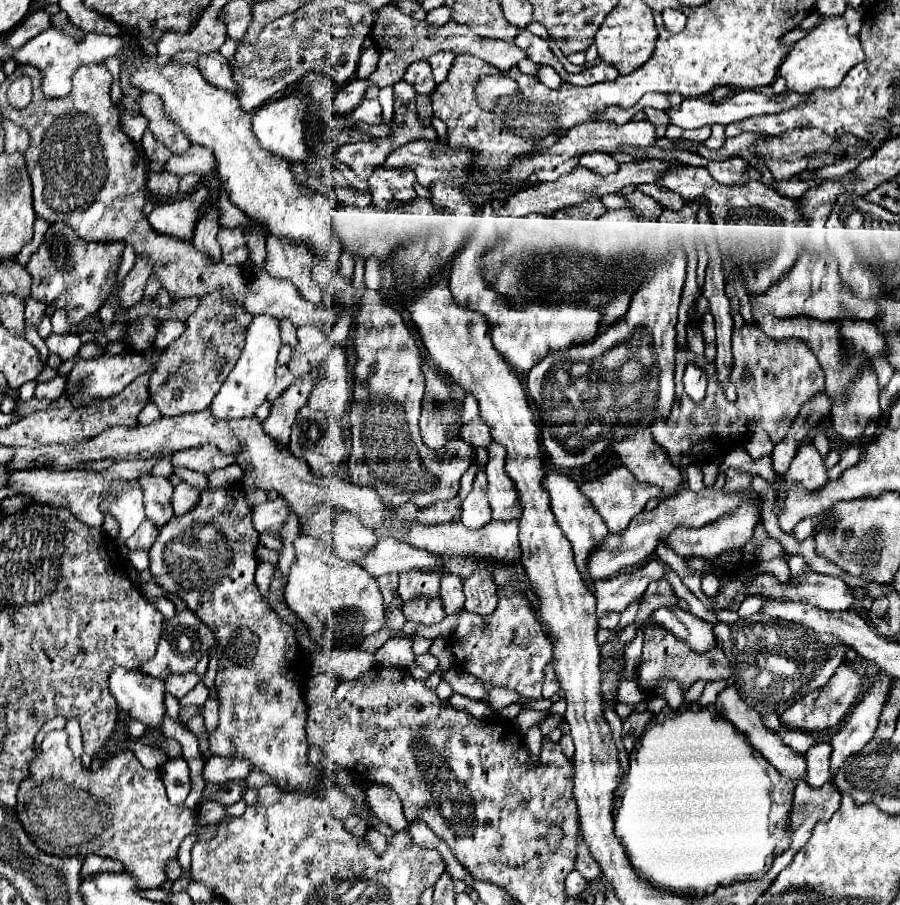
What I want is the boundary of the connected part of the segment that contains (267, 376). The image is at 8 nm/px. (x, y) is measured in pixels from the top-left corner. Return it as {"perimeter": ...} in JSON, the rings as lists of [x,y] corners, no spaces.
{"perimeter":[[[255,315],[251,327],[247,331],[245,349],[241,359],[229,373],[227,381],[221,385],[219,393],[211,403],[211,413],[215,419],[243,419],[253,417],[257,407],[267,399],[267,393],[275,385],[275,367],[277,367],[277,353],[281,347],[279,339],[279,319],[271,315]]]}

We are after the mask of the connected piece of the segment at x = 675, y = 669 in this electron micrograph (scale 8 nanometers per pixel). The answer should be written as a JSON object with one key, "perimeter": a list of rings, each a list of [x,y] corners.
{"perimeter":[[[645,627],[643,633],[645,633],[645,643],[643,643],[643,657],[637,667],[637,685],[645,695],[653,695],[655,687],[665,677],[675,679],[683,691],[687,691],[697,679],[721,681],[731,677],[731,667],[721,649],[711,651],[711,655],[695,655],[695,651],[687,647],[687,643],[679,643],[679,639],[675,639],[663,627]]]}

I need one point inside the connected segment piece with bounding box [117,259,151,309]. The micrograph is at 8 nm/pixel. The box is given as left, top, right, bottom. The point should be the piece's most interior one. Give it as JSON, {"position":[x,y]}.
{"position":[133,285]}

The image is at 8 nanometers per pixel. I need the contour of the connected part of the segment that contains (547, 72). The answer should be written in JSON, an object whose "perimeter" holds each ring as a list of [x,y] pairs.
{"perimeter":[[[541,67],[539,69],[539,79],[543,81],[543,85],[547,85],[549,89],[561,89],[563,79],[551,69],[551,67]]]}

